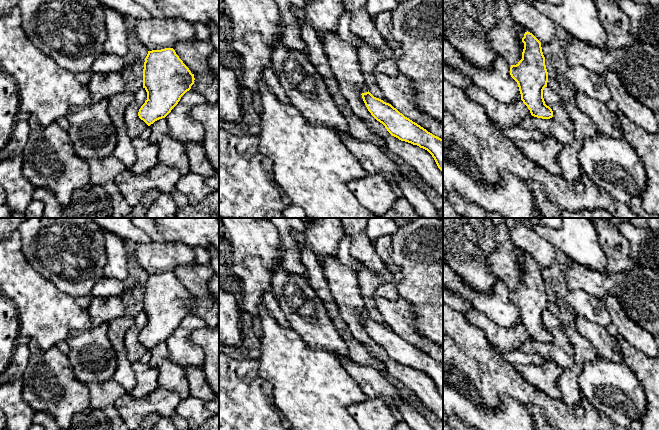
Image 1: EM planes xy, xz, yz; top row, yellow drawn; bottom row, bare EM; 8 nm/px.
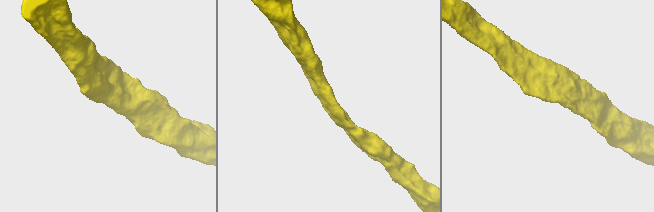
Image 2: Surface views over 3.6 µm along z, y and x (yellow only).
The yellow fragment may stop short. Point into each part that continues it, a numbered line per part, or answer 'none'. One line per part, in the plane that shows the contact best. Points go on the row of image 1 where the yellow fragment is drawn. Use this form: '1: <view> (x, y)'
none

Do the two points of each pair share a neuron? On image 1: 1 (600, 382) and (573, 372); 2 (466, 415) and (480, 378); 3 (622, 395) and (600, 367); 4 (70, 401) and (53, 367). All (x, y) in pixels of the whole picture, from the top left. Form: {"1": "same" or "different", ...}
{"1": "different", "2": "different", "3": "same", "4": "same"}

